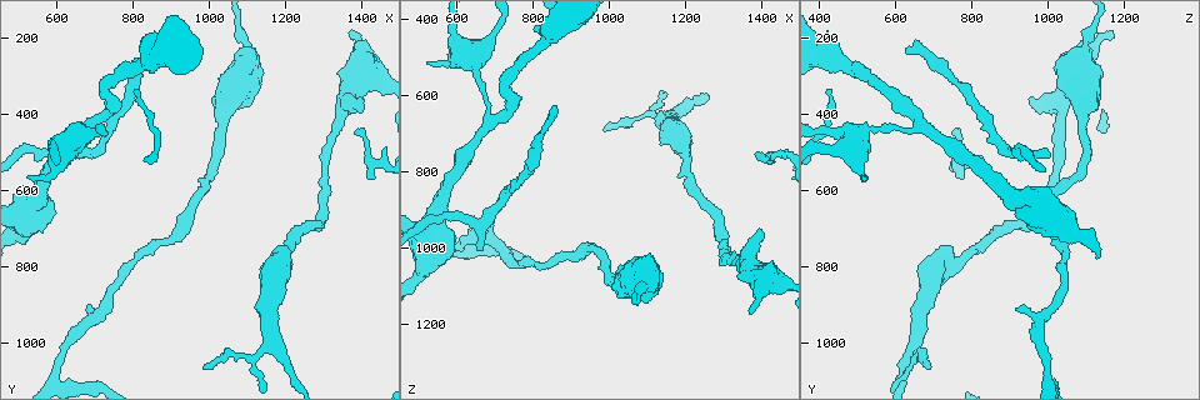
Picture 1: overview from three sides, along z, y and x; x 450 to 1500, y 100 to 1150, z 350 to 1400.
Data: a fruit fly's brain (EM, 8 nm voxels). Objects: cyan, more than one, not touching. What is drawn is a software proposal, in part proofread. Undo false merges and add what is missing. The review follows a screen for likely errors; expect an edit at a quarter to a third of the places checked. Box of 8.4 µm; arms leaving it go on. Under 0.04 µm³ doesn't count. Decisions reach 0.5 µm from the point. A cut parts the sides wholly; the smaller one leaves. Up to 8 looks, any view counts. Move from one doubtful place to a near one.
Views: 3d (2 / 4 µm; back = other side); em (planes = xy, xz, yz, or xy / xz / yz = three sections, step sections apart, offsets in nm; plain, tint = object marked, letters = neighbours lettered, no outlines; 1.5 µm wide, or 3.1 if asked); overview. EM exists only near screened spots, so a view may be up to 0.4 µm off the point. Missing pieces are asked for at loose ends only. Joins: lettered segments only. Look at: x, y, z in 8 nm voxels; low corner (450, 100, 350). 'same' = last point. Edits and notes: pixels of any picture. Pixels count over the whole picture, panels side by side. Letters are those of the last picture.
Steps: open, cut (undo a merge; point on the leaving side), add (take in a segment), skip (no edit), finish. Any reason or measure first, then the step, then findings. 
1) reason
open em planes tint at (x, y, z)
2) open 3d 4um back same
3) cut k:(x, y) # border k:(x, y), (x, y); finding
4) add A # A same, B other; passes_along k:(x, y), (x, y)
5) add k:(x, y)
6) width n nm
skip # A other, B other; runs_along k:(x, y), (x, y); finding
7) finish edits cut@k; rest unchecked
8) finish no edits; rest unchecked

tapers out
open em planes letters at (860, 235, 630)

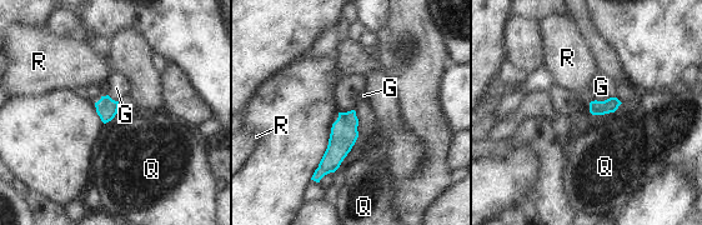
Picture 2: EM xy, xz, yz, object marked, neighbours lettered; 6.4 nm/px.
add 2:(601, 86) # G same, Q other, R other; passes_along 2:(596, 108), (602, 101), (601, 86); the cell continues

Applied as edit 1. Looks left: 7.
open overview

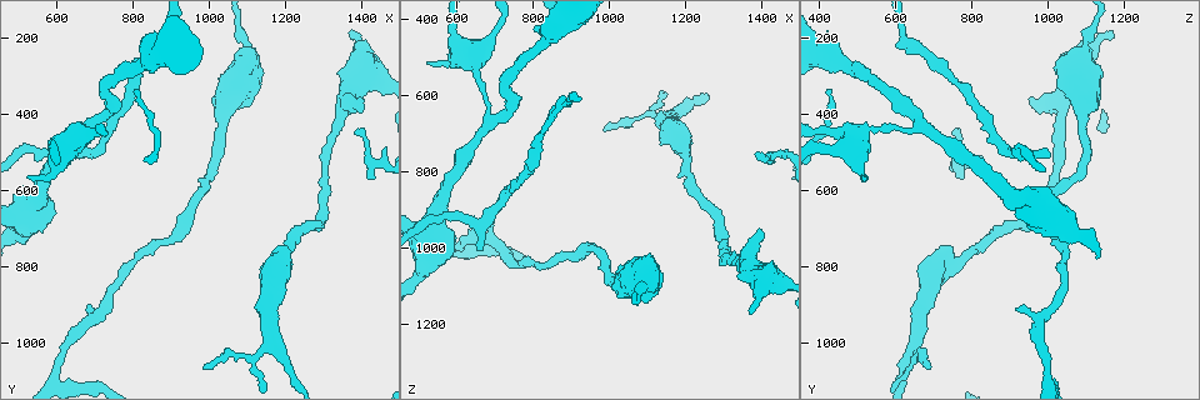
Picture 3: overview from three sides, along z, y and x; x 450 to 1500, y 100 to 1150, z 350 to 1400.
thin neck
open em yz step 4 tint at (600, 1070, 995)

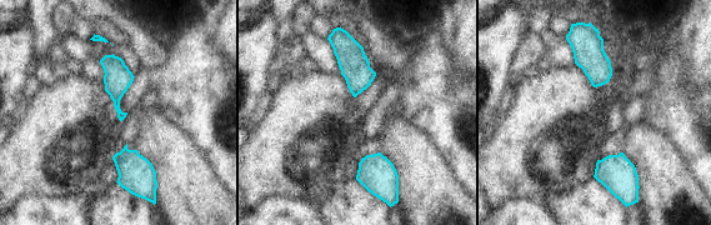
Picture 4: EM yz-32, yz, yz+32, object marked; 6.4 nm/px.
another direction
open em planes letters same

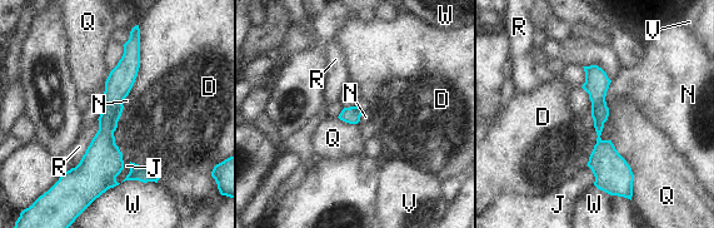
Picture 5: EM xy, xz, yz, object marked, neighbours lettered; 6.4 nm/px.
longest_contact D 440 nm
skip # D other, J other, N other, Q other, R other, V other, W other; one cell here

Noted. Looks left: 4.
free end
open 3d 4um at (1370, 195, 1175)

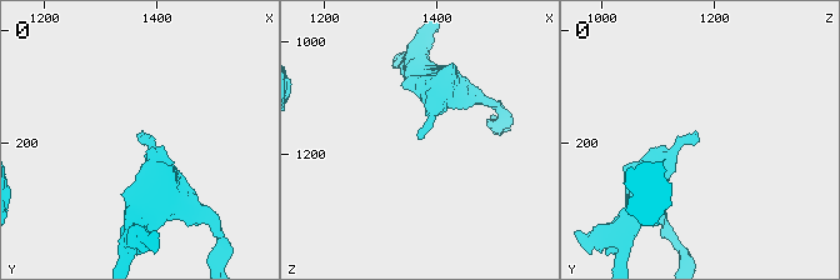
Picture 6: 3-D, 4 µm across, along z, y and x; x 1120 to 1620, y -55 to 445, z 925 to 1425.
open em planes letters at (1370, 200, 1175)

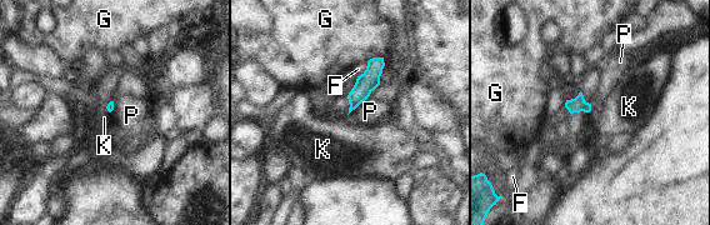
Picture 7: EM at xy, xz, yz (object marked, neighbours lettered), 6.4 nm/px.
longest_contact P 190 nm
skip # F other, G other, K other, P other; none of them fits

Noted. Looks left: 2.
finish edits add@2; rest unchecked

